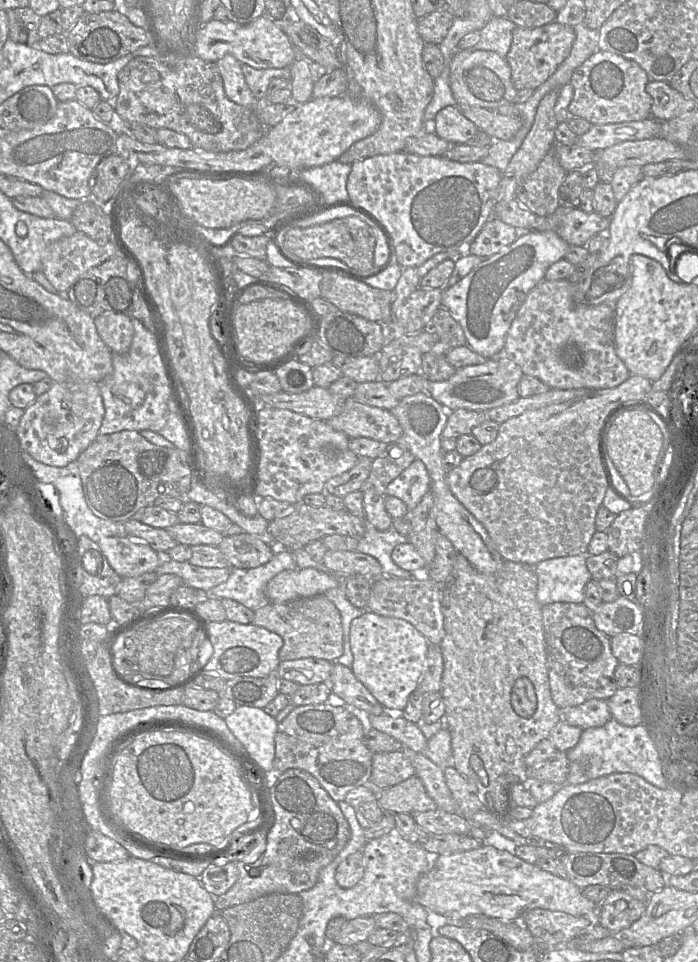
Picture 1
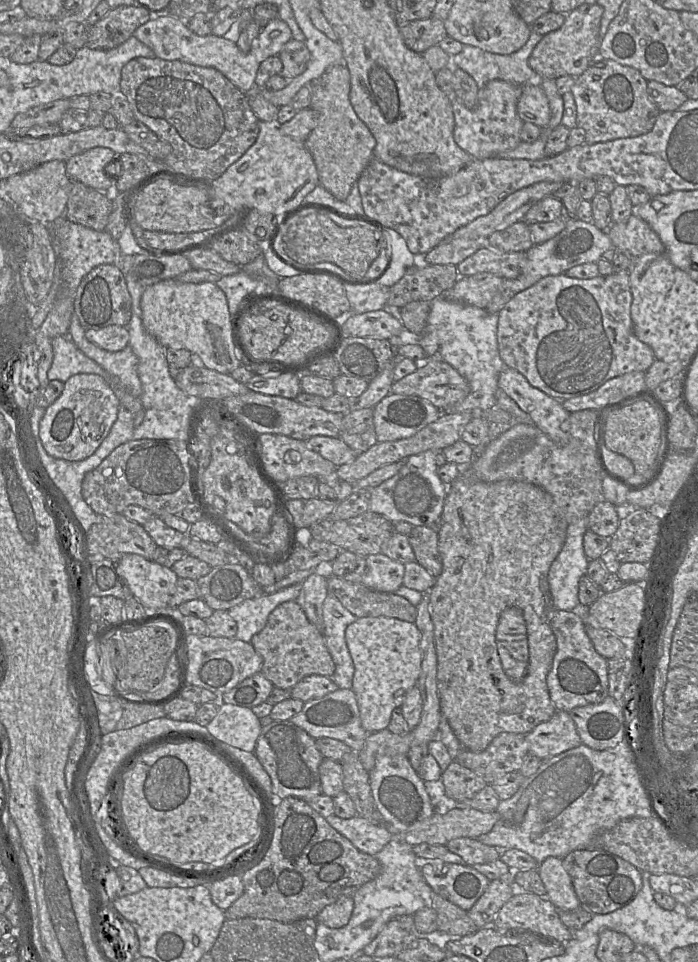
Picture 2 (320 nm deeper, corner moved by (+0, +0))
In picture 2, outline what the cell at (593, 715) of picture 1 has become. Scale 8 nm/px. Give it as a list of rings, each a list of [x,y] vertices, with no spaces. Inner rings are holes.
[[[556,710],[552,718],[526,734],[529,753],[549,759],[582,744],[576,725],[568,712]]]

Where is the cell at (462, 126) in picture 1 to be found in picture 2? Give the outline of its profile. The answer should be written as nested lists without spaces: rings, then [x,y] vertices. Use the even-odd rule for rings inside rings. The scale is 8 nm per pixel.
[[[491,80],[479,89],[478,107],[466,108],[458,99],[451,97],[455,119],[453,137],[456,144],[474,159],[488,159],[515,149],[521,142],[524,121],[517,113],[517,103],[522,86],[502,80]]]

